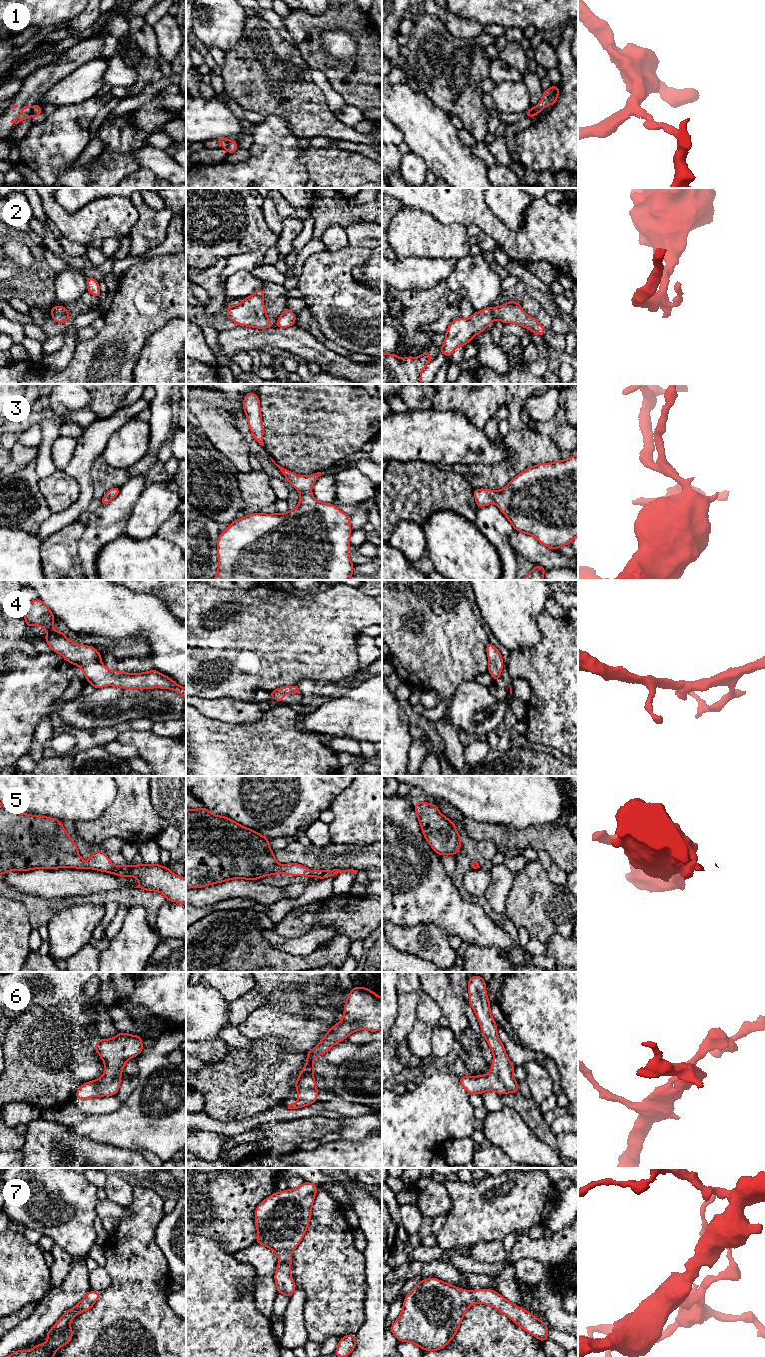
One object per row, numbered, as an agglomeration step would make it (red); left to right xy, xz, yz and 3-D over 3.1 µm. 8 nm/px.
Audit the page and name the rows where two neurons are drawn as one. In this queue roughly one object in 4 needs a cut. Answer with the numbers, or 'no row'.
1

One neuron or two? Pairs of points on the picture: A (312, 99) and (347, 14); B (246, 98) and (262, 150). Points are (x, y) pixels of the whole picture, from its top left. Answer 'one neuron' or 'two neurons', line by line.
A: two neurons
B: two neurons

